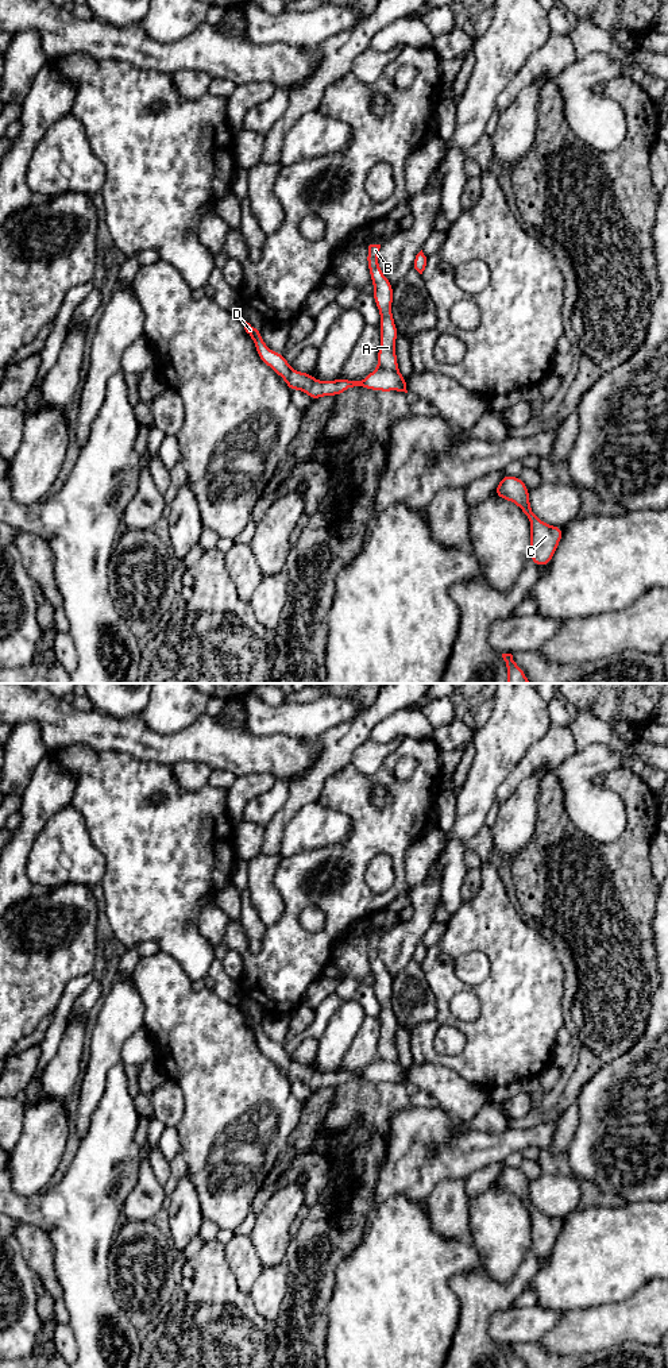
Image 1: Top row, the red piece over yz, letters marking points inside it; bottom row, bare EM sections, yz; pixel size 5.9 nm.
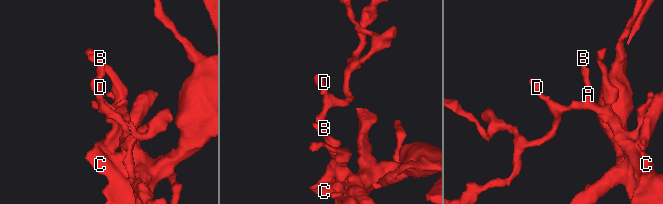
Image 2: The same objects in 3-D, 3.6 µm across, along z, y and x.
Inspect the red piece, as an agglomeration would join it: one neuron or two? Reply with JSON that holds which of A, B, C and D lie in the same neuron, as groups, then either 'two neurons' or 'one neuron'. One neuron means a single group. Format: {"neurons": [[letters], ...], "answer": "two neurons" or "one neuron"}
{"neurons": [["A", "B", "C"], ["D"]], "answer": "two neurons"}

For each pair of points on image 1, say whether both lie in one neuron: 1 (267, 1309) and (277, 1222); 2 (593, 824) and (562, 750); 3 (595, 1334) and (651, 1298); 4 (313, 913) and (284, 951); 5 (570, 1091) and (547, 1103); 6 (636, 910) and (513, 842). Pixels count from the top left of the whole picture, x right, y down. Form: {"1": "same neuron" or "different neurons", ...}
{"1": "same neuron", "2": "different neurons", "3": "same neuron", "4": "different neurons", "5": "different neurons", "6": "different neurons"}

